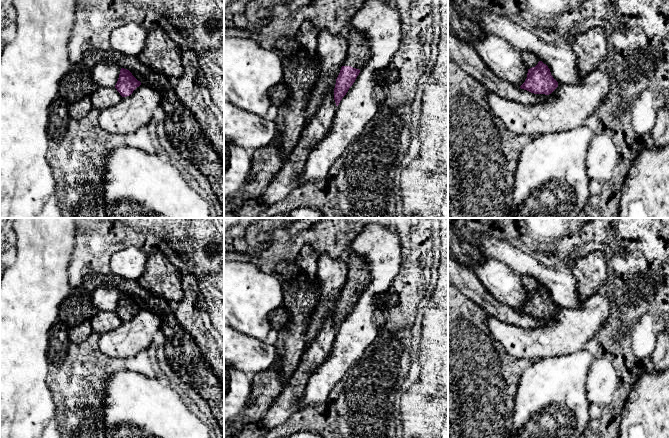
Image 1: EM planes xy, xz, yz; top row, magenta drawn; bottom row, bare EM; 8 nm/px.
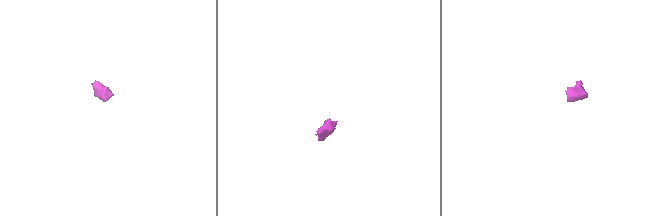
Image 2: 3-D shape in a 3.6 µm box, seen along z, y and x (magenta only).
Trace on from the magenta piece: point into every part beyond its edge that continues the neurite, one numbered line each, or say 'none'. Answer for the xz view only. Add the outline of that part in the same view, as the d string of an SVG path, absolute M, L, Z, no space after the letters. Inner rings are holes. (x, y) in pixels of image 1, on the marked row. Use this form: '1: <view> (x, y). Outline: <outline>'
1: xz (358, 53). Outline: M350 28L347 34L348 50L343 66L362 69L370 58L369 39L363 32Z

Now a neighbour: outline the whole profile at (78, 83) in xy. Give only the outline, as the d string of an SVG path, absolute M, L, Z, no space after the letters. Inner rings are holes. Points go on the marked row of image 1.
M79 63L73 64L60 81L60 95L70 103L91 96L97 88L92 78L92 69Z

